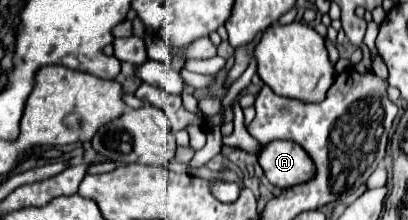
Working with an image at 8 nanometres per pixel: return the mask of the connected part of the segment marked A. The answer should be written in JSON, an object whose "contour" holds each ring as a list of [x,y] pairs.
{"contour":[[[272,140],[262,144],[258,162],[270,184],[278,188],[290,188],[314,176],[314,164],[310,156],[296,142]]]}

